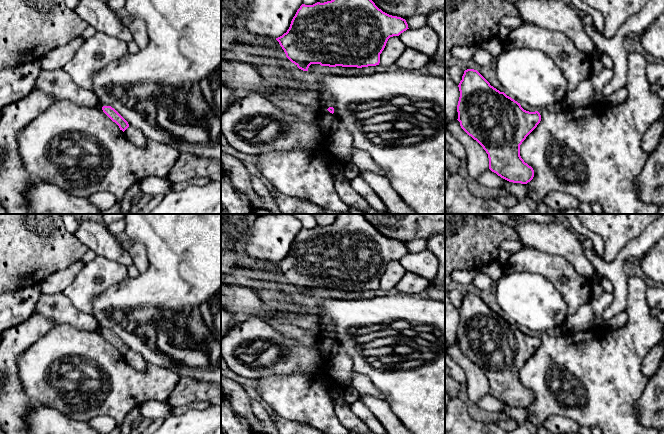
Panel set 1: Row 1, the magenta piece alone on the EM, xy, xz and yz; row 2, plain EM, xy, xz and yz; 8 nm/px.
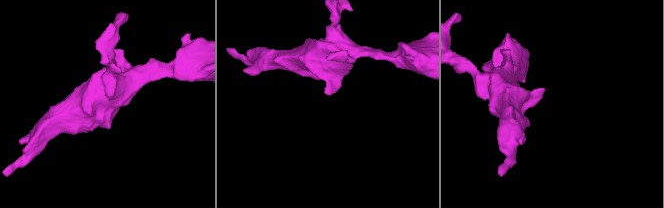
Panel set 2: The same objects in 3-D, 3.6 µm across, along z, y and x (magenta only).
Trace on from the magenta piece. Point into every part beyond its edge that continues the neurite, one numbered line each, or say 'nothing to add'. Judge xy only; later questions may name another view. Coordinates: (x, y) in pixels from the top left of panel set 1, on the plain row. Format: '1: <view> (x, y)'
nothing to add

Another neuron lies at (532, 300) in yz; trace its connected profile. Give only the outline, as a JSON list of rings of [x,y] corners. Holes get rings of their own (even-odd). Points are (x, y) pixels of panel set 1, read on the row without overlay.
[[[524,271],[503,274],[496,281],[496,301],[502,311],[509,315],[517,325],[529,328],[536,335],[562,330],[568,319],[567,305],[560,292],[550,280],[536,273]]]

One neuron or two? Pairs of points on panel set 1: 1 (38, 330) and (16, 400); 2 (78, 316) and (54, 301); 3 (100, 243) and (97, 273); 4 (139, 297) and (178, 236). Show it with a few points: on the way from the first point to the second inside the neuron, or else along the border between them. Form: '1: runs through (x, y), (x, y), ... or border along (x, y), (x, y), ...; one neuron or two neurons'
1: runs through (20, 344), (11, 353), (11, 382); one neuron
2: runs through (72, 316), (60, 307); one neuron
3: border along (97, 255), (121, 264); two neurons
4: runs through (154, 282), (178, 258), (178, 251); one neuron

